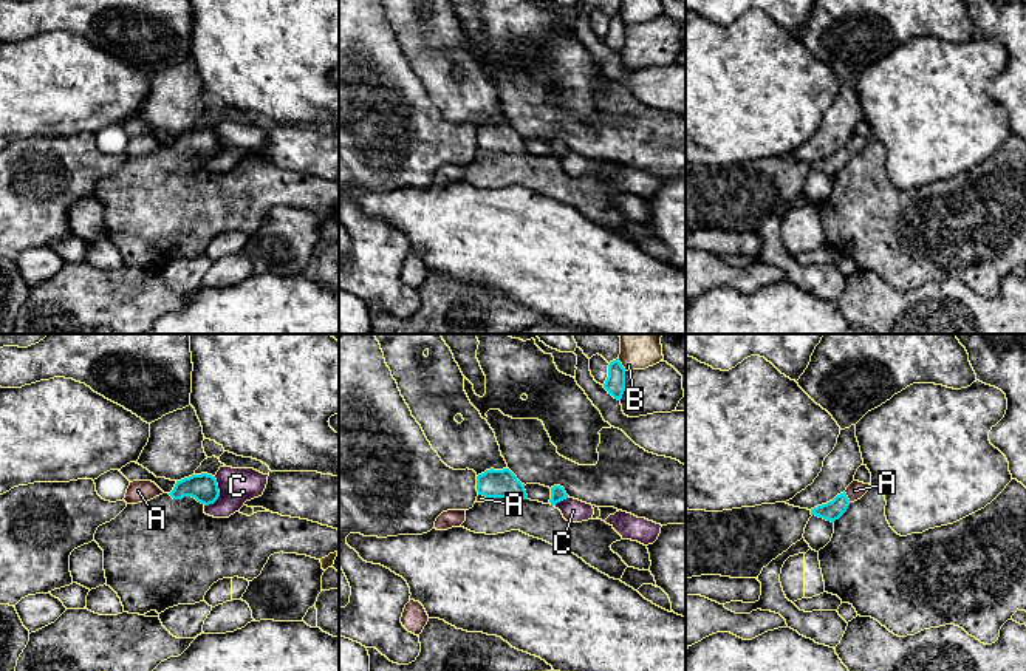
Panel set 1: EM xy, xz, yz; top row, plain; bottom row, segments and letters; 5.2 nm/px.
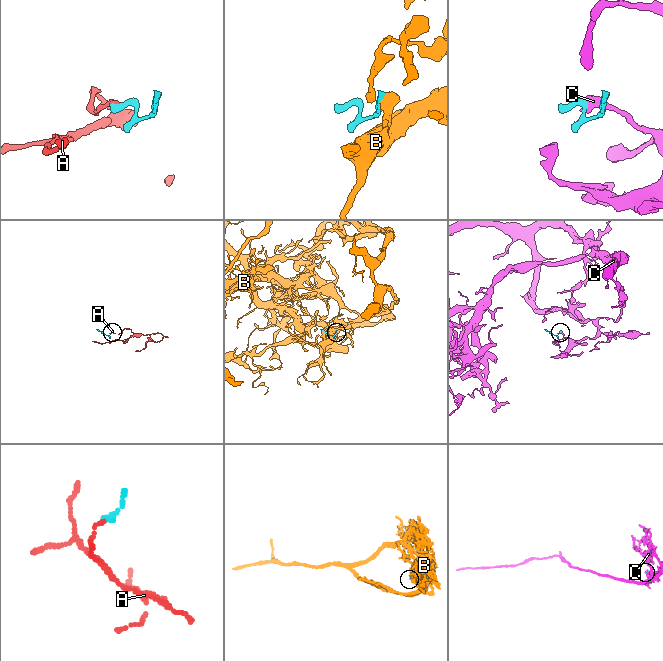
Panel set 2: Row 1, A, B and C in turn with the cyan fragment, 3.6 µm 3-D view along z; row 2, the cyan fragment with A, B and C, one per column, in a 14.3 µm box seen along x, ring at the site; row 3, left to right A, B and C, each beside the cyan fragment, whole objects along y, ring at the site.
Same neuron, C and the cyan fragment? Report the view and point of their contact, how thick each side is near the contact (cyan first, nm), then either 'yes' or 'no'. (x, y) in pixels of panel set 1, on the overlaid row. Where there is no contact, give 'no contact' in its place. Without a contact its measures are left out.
xy (218, 493) | 150/190 nm | no

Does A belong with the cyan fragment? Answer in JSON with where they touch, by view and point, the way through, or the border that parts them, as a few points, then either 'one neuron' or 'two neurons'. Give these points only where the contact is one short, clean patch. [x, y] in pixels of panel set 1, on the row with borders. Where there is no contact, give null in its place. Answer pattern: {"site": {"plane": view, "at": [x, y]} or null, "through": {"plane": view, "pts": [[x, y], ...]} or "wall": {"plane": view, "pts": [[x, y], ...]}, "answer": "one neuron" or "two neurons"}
{"site": {"plane": "yz", "at": [847, 497]}, "through": {"plane": "yz", "pts": [[834, 509], [847, 497], [854, 490]]}, "answer": "one neuron"}

